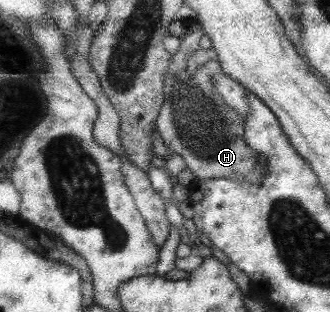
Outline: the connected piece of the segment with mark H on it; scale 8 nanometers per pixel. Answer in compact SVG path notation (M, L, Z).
M218 61L204 63L199 68L185 69L179 73L166 75L163 79L164 102L159 114L154 120L156 131L172 154L182 156L186 169L193 172L196 180L211 178L227 178L227 180L241 180L241 182L259 182L265 172L265 165L259 163L259 154L243 139L244 122L239 113L229 107L216 92L215 74L221 74L221 65Z

